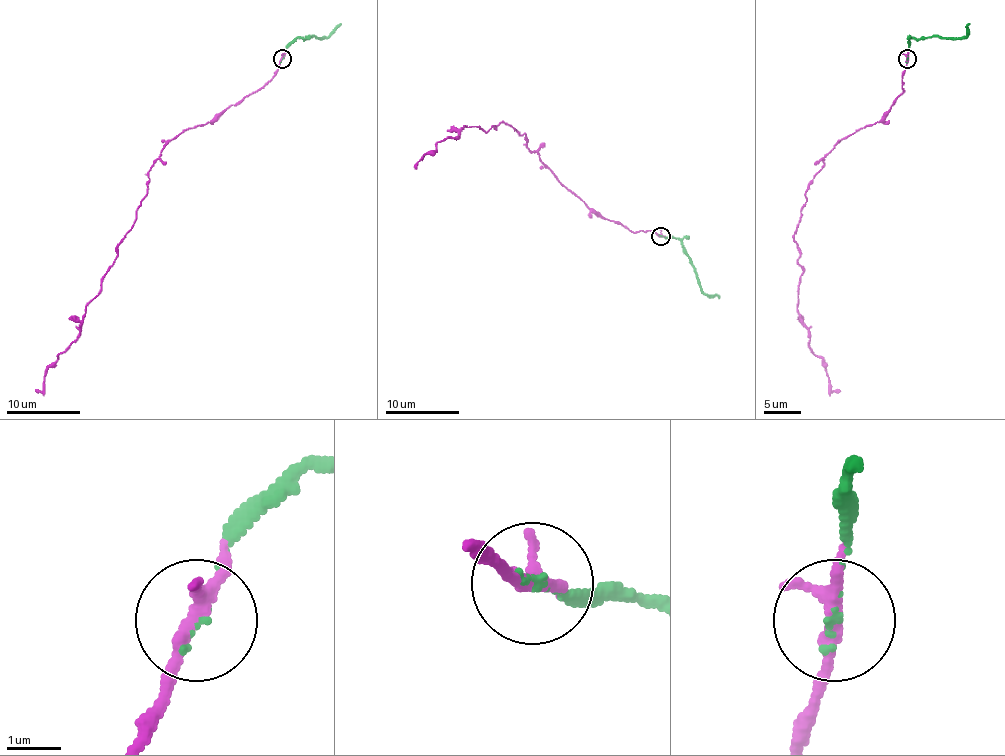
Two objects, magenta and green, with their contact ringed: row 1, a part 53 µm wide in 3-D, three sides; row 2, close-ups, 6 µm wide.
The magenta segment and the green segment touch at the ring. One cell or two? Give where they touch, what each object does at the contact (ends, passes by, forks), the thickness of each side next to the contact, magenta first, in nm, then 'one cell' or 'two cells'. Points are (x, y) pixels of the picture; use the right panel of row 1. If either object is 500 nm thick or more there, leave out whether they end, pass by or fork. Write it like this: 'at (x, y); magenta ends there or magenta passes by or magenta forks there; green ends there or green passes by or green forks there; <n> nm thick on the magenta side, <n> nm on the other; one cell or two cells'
at (907, 58); magenta passes by; green ends there; 260 nm thick on the magenta side, 80 nm on the other; one cell

